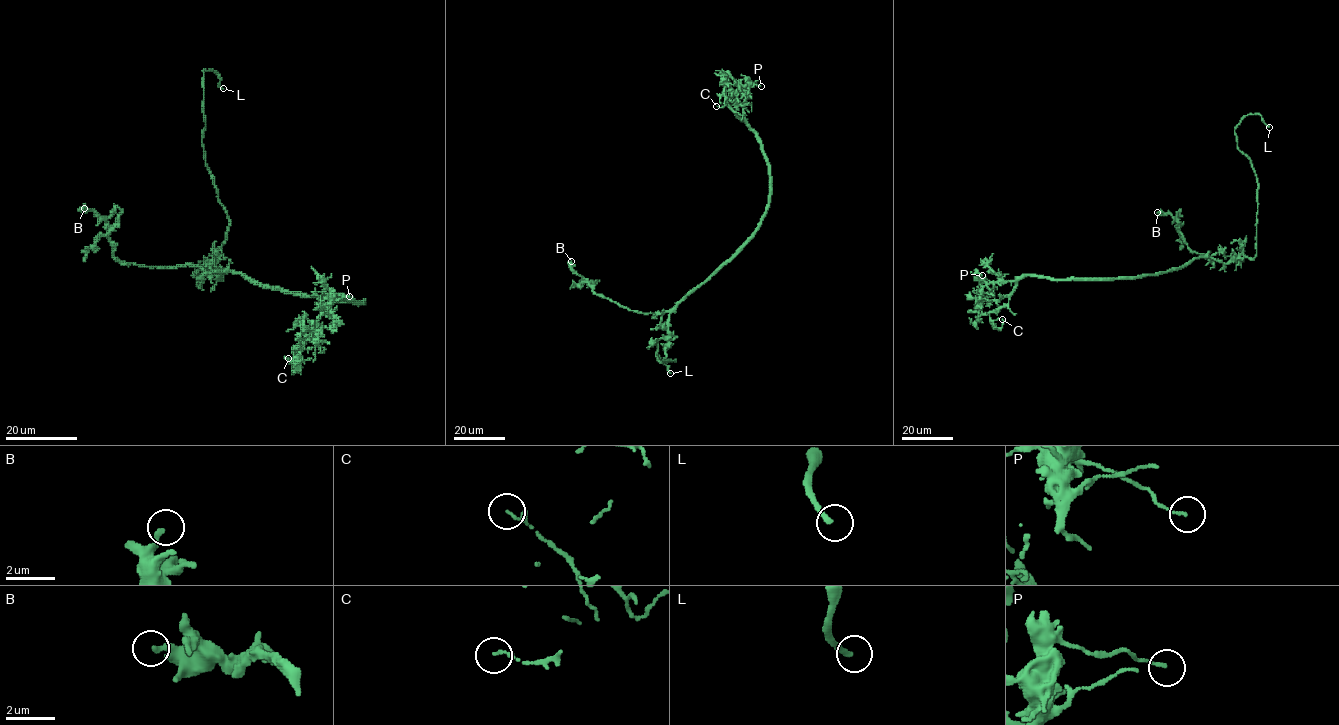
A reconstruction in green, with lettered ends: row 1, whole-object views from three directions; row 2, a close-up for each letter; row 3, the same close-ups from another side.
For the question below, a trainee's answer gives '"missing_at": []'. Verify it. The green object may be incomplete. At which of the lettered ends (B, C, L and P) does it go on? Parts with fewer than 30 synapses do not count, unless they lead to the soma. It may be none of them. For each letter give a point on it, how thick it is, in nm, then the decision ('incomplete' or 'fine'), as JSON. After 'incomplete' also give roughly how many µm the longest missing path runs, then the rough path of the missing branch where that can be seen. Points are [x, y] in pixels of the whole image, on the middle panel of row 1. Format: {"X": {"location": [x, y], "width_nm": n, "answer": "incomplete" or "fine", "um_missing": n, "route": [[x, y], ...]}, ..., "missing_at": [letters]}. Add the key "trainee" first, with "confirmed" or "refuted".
{"trainee": "refuted", "B": {"location": [571, 261], "width_nm": 240, "answer": "fine"}, "C": {"location": [716, 106], "width_nm": 100, "answer": "fine"}, "L": {"location": [670, 373], "width_nm": 220, "answer": "incomplete", "um_missing": 5}, "P": {"location": [761, 86], "width_nm": 110, "answer": "fine"}, "missing_at": ["L"]}

